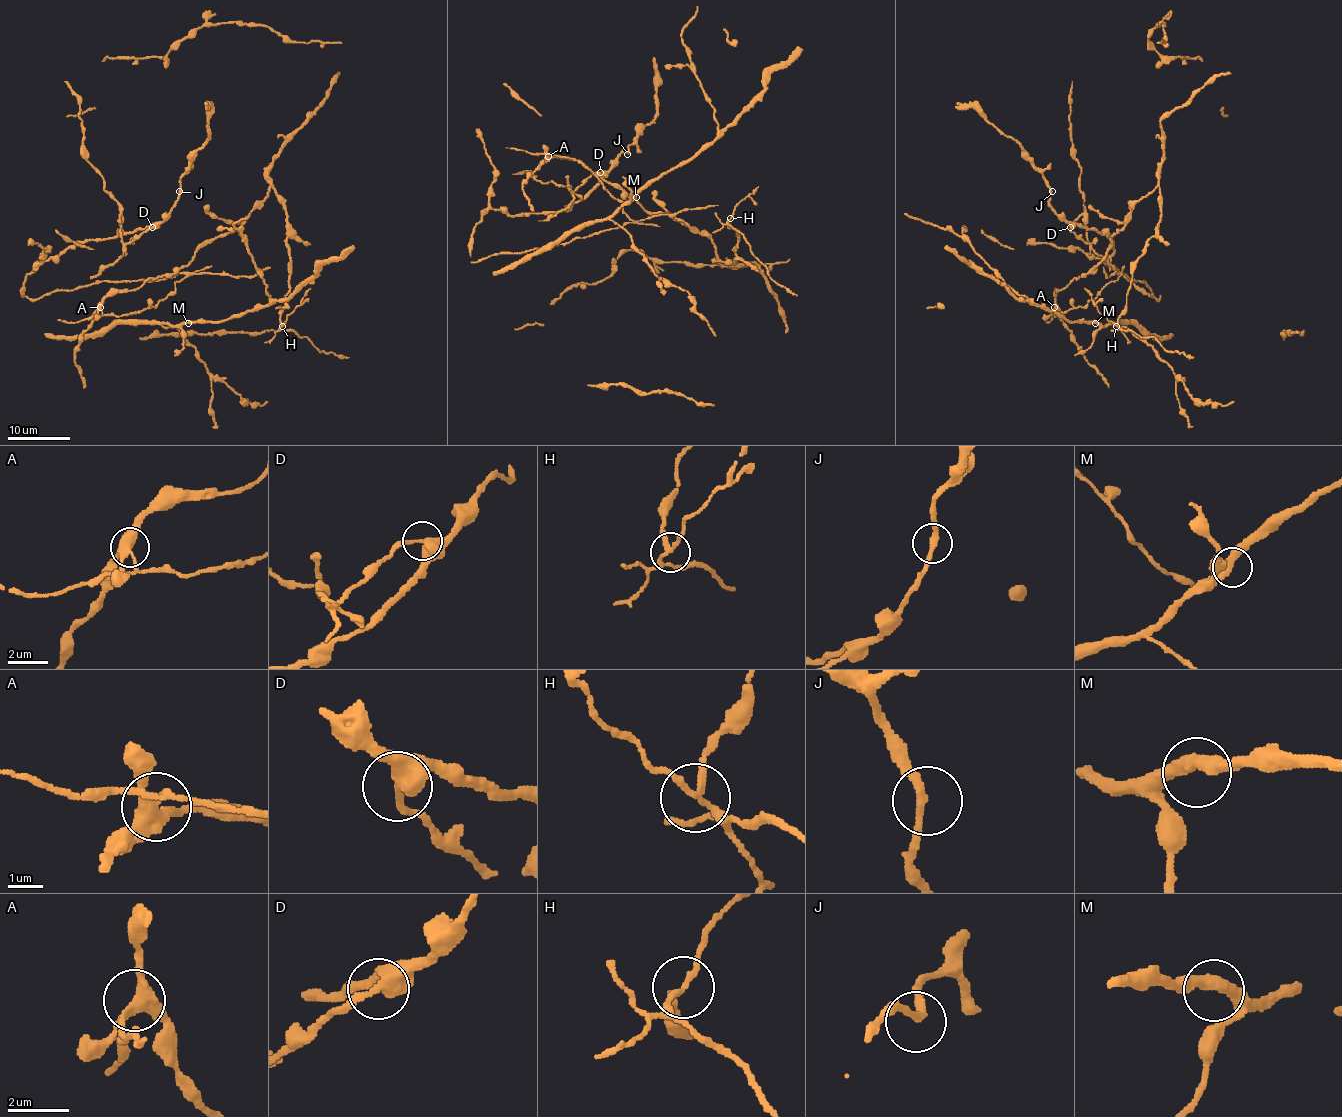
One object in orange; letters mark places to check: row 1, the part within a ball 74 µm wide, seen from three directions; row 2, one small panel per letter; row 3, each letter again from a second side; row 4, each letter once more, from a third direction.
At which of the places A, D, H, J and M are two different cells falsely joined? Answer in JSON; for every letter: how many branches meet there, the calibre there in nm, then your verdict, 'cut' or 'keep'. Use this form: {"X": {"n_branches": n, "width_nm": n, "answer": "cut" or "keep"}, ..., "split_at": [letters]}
{"A": {"n_branches": 4, "width_nm": 400, "answer": "cut"}, "D": {"n_branches": 2, "width_nm": 420, "answer": "cut"}, "H": {"n_branches": 3, "width_nm": 170, "answer": "cut"}, "J": {"n_branches": 2, "width_nm": 240, "answer": "keep"}, "M": {"n_branches": 2, "width_nm": 400, "answer": "keep"}, "split_at": ["A", "D", "H"]}

